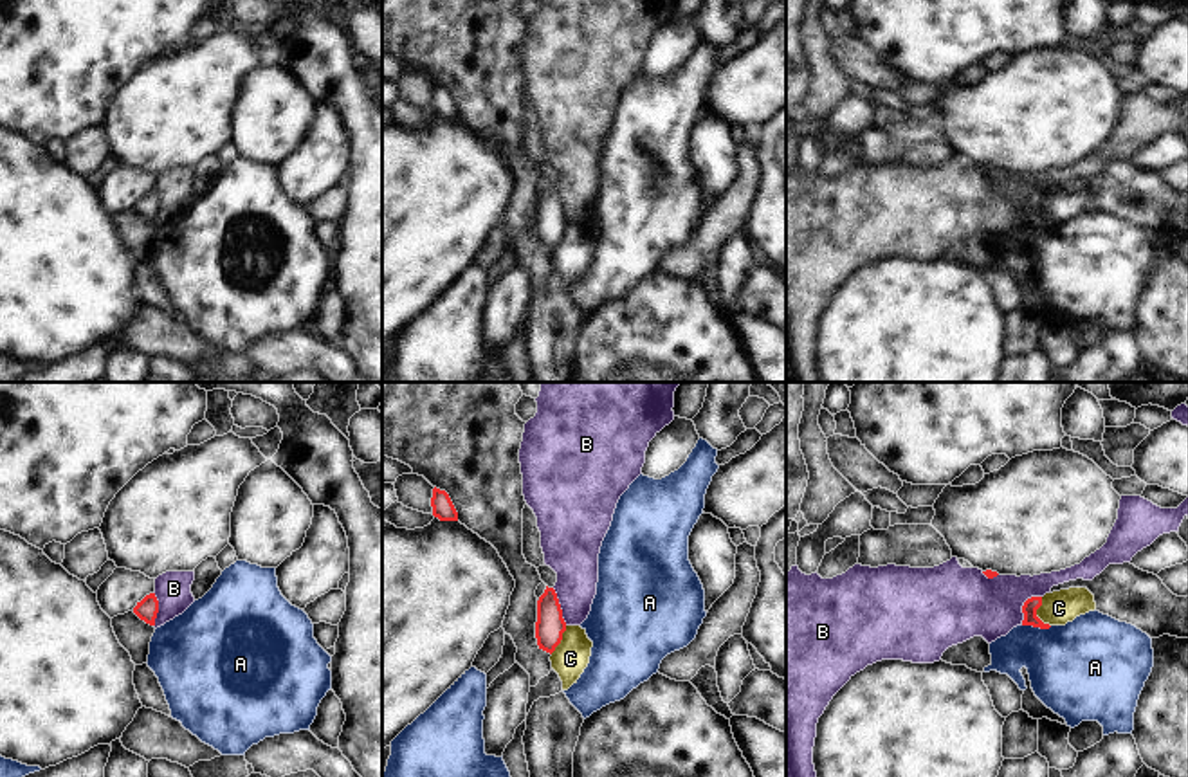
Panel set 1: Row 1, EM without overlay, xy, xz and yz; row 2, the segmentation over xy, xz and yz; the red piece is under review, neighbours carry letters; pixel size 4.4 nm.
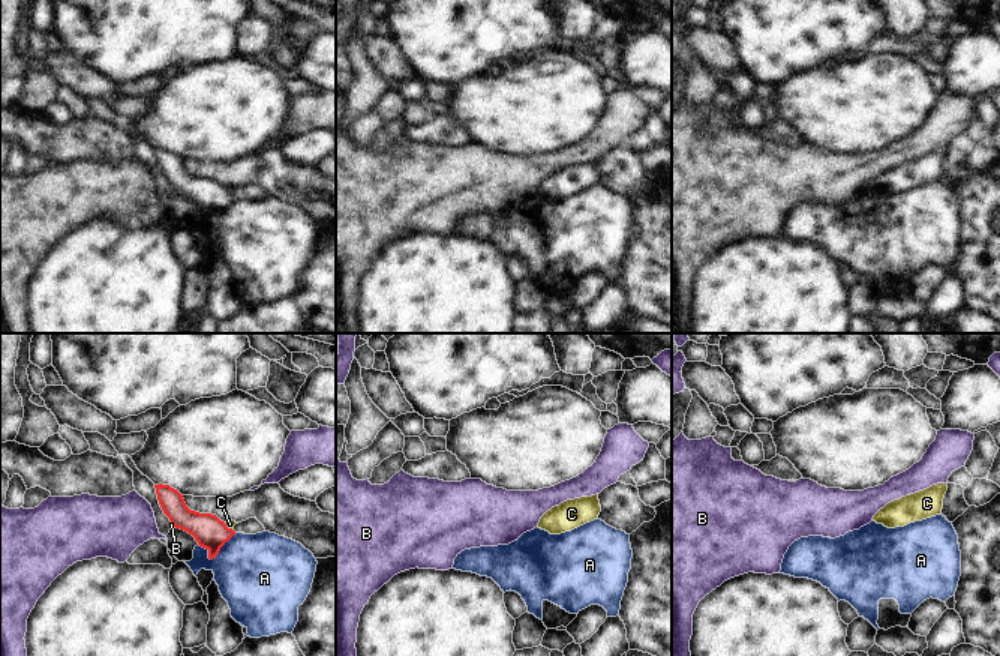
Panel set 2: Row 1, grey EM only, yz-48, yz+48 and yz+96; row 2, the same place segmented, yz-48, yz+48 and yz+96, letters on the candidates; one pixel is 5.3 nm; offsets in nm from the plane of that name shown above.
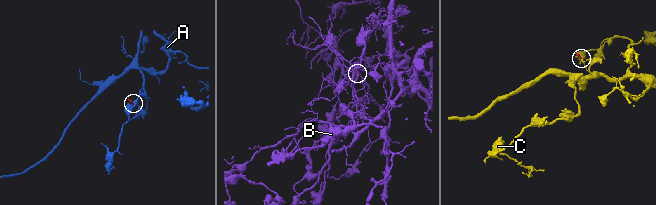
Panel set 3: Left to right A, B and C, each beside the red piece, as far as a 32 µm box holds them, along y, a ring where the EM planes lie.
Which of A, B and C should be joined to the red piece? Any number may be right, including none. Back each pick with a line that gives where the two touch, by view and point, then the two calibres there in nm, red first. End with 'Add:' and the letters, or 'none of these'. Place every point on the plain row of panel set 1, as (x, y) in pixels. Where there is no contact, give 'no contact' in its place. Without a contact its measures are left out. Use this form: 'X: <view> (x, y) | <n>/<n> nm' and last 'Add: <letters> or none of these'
Add: none of these

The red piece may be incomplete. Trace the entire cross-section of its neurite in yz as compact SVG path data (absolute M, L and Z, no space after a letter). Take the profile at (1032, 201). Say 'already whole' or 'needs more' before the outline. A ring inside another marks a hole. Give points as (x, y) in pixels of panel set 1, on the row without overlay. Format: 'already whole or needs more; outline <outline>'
already whole; outline M1031 193L1024 198L1022 202L1022 209L1024 209L1024 216L1022 222L1033 222L1033 224L1040 224L1040 225L1049 225L1049 220L1044 220L1038 213L1037 213L1037 206L1042 202L1042 193Z

